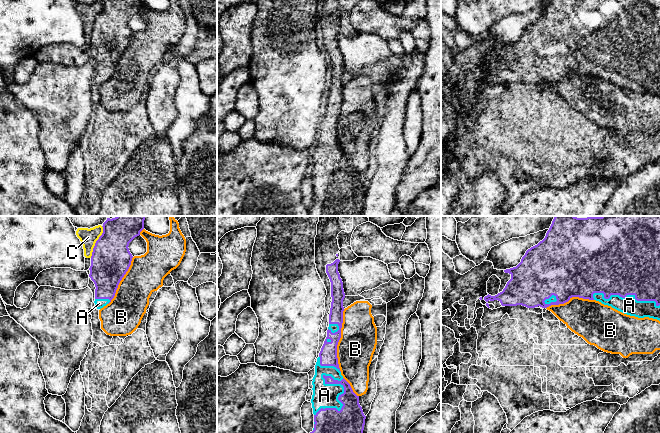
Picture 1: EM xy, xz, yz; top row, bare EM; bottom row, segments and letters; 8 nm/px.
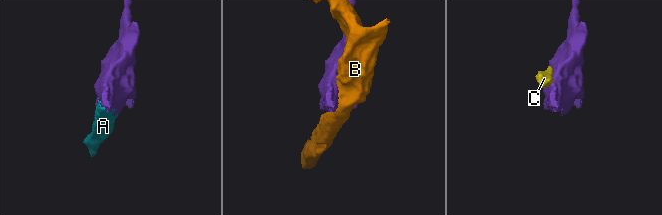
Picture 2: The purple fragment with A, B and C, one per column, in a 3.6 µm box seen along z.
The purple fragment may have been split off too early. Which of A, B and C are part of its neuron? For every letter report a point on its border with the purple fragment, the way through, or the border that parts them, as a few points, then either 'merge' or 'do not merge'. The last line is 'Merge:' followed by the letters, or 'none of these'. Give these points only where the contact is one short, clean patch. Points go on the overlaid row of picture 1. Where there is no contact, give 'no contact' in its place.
A: contact xz (344, 389); merge
B: contact xz (339, 339); do not merge
C: contact xy (96, 242); do not merge
Merge: A

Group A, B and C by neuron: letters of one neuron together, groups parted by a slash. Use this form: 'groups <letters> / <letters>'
groups A / B / C

